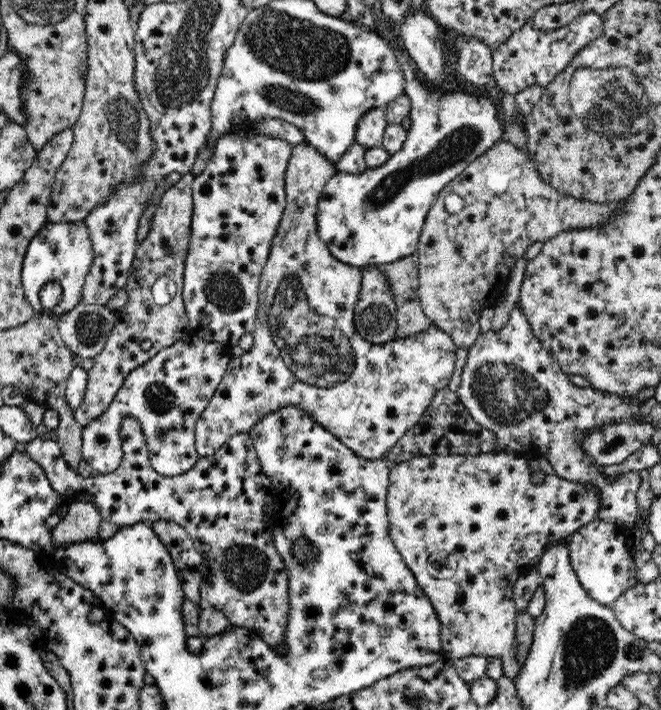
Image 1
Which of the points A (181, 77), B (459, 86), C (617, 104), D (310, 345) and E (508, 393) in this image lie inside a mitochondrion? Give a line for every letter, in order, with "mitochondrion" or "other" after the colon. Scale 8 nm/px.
A: mitochondrion
B: other
C: mitochondrion
D: mitochondrion
E: mitochondrion

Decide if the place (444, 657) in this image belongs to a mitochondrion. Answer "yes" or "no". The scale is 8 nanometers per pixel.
no

